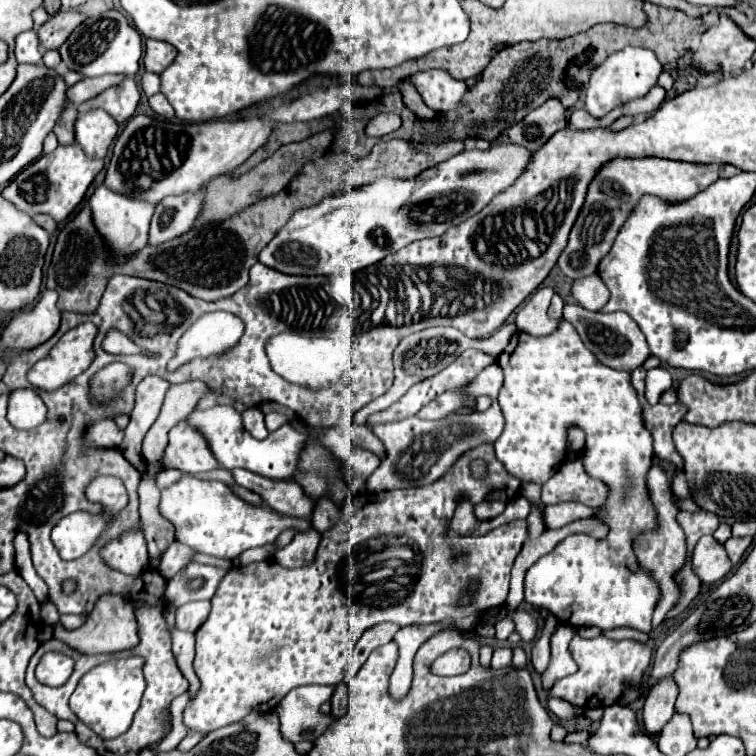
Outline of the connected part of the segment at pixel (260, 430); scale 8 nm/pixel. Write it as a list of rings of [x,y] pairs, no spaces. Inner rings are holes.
[[[258,406],[254,408],[248,408],[242,412],[242,422],[244,422],[244,428],[254,436],[254,438],[266,438],[268,436],[268,430],[264,426],[264,414]]]

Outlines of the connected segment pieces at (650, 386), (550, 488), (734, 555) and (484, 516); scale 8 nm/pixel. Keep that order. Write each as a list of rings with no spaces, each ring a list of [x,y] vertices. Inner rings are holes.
[[[664,366],[652,368],[646,374],[646,398],[650,404],[656,404],[662,396],[662,392],[666,392],[668,388],[672,388],[672,376]]]
[[[572,456],[566,460],[558,472],[542,484],[542,502],[560,504],[560,502],[582,502],[586,506],[598,508],[606,500],[606,486],[600,480],[590,478],[580,462],[580,456]]]
[[[744,536],[744,538],[730,538],[724,542],[724,548],[728,552],[730,562],[736,566],[742,558],[742,554],[748,550],[748,546],[752,544],[752,536]]]
[[[482,502],[482,504],[474,506],[474,512],[476,512],[478,520],[490,520],[490,518],[498,516],[502,510],[504,510],[504,504],[500,504],[500,502],[492,502],[492,504],[490,502]]]

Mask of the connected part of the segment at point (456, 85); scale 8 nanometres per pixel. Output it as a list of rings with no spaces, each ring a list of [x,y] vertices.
[[[426,70],[418,72],[410,78],[406,78],[408,84],[412,84],[418,94],[424,98],[426,106],[430,106],[434,112],[450,112],[460,106],[460,100],[468,92],[466,82],[454,80],[444,70]]]

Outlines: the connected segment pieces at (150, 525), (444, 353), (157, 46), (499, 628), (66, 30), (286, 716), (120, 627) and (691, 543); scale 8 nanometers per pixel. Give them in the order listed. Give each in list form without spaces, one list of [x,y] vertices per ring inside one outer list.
[[[156,470],[148,472],[146,476],[142,476],[140,488],[138,488],[142,532],[146,536],[148,552],[150,552],[152,558],[164,554],[166,548],[176,540],[174,538],[174,526],[166,518],[162,518],[162,514],[158,512],[158,496],[160,496],[160,492],[152,482],[154,474],[156,474]]]
[[[426,328],[422,332],[416,332],[416,334],[406,336],[398,344],[398,348],[394,352],[394,374],[396,374],[394,386],[384,396],[372,400],[362,410],[358,410],[356,416],[354,416],[354,422],[356,424],[364,424],[364,420],[366,420],[368,414],[380,412],[380,410],[388,408],[390,404],[394,404],[398,400],[398,396],[402,396],[412,384],[420,382],[420,378],[434,376],[436,372],[440,372],[442,368],[446,368],[450,362],[454,362],[454,358],[460,356],[460,352],[464,352],[466,348],[476,348],[476,340],[470,340],[468,336],[460,334],[456,328]]]
[[[148,40],[146,42],[146,54],[144,54],[144,66],[148,72],[162,74],[176,58],[176,48],[168,42],[160,40]]]
[[[502,618],[496,622],[496,638],[499,640],[507,640],[512,630],[515,630],[515,625],[510,618]]]
[[[60,12],[56,16],[52,16],[40,30],[38,30],[38,38],[40,38],[40,46],[44,50],[58,50],[66,38],[70,36],[70,32],[84,20],[84,16],[80,12]]]
[[[300,686],[286,694],[278,706],[280,732],[290,742],[316,740],[336,720],[332,714],[324,714],[320,706],[330,700],[332,686]]]
[[[104,594],[100,596],[96,608],[92,610],[92,614],[88,616],[88,620],[84,622],[84,626],[80,626],[78,630],[64,630],[58,624],[58,610],[56,606],[46,600],[42,604],[42,620],[50,626],[54,626],[54,636],[60,640],[66,640],[66,644],[70,644],[72,648],[76,646],[78,650],[86,652],[86,654],[96,654],[96,652],[116,652],[116,650],[126,650],[126,648],[134,648],[139,642],[138,625],[134,614],[132,604],[128,600],[124,600],[122,596],[114,596],[114,594]]]
[[[680,512],[678,516],[680,526],[686,532],[686,540],[688,540],[688,550],[692,552],[692,548],[696,546],[698,538],[704,534],[714,534],[714,530],[718,528],[718,516],[712,512]]]

